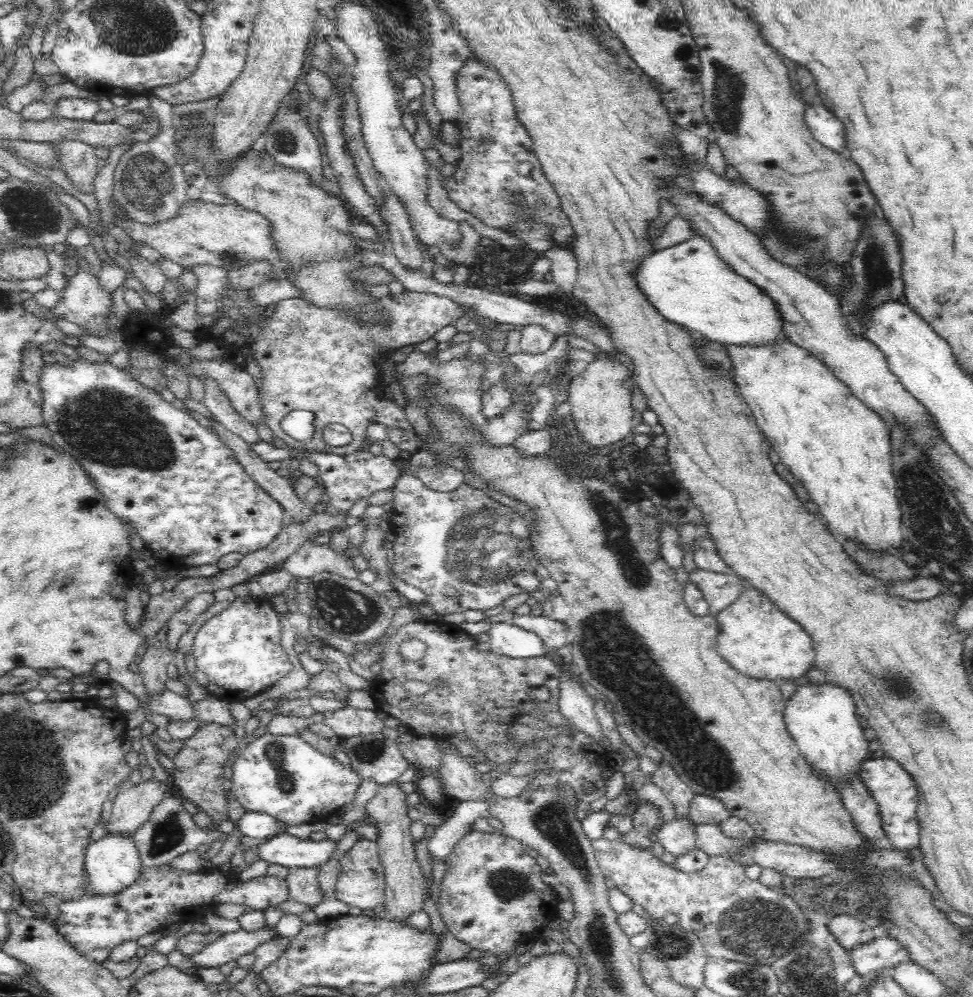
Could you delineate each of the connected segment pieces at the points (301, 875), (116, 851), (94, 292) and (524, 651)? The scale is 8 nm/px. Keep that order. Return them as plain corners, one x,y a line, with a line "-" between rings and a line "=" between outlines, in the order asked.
319,867
293,868
285,878
292,900
315,908
327,900
318,881
=
106,834
100,840
91,842
84,851
84,884
81,888
84,897
118,895
132,887
132,884
141,876
143,866
137,855
132,836
122,838
=
80,260
76,276
68,278
61,297
50,312
56,318
68,319
80,326
92,329
96,336
105,335
109,330
105,316
111,305
110,294
100,290
96,275
90,272
90,265
=
506,622
494,623
488,630
490,651
507,657
537,657
546,654
545,646
534,632

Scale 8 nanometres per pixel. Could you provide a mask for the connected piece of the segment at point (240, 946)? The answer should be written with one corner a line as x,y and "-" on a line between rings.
275,928
275,932
268,931
265,929
256,935
252,935
248,932
244,933
242,930
238,930
237,932
222,935
220,938
216,938
212,944
208,944
206,948
202,950
198,950
198,954
190,955
190,962
192,962
192,966
194,970
199,968
214,968
220,967
222,964
226,964
226,962
232,962
232,960
237,960
239,957
253,953
255,948
264,942
271,942
272,941
272,934
277,933
277,928

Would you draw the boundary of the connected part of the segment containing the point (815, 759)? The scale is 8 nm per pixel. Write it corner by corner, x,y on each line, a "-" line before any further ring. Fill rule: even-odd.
810,681
802,686
796,685
796,690
785,702
783,721
786,730
798,745
800,752
806,757
812,767
820,768
830,781
837,784
840,779
847,779
850,773
858,774
861,763
870,756
869,742
864,739
862,727
856,718
856,703
851,692
837,684

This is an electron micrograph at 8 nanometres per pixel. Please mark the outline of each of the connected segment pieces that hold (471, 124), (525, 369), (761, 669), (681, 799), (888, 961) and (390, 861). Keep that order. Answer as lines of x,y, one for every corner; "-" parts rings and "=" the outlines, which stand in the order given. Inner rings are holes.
473,57
460,68
456,82
461,112
454,123
460,133
461,154
456,170
450,173
449,177
440,179
449,198
484,224
498,228
500,225
513,222
510,216
517,211
509,206
509,193
524,191
528,208
536,210
530,210
528,214
519,214
554,225
556,246
566,248
574,244
575,234
569,218
563,213
559,198
544,176
541,164
532,150
532,141
516,118
511,92
501,81
498,73
482,66
-
520,162
528,162
532,170
528,174
518,174
=
566,336
555,339
551,347
542,354
530,354
520,352
520,354
510,354
510,362
514,362
522,373
532,378
538,371
544,370
554,364
560,357
567,357
565,352
=
745,583
736,600
715,614
714,619
719,628
717,651
744,675
791,681
804,676
813,665
815,652
810,635
759,588
=
665,759
659,762
657,770
652,774
652,784
658,786
666,795
666,800
674,806
677,820
689,816
690,801
694,794
=
879,934
876,941
850,951
854,970
862,977
882,967
896,966
898,963
908,962
909,954
906,953
896,941
=
397,779
379,785
378,792
365,804
365,811
374,818
378,825
378,852
380,861
384,864
385,871
385,894
384,919
394,921
400,925
410,926
410,916
422,912
428,884
419,868
414,853
414,839
410,834
409,826
412,822
408,817
408,806
406,805
406,794
400,788

